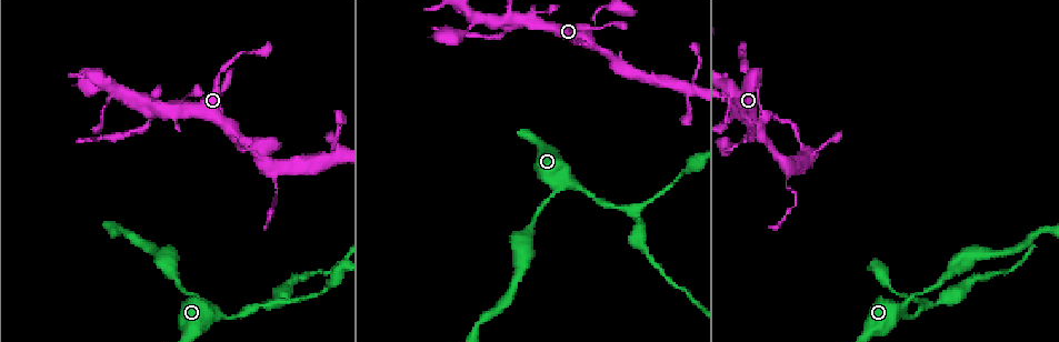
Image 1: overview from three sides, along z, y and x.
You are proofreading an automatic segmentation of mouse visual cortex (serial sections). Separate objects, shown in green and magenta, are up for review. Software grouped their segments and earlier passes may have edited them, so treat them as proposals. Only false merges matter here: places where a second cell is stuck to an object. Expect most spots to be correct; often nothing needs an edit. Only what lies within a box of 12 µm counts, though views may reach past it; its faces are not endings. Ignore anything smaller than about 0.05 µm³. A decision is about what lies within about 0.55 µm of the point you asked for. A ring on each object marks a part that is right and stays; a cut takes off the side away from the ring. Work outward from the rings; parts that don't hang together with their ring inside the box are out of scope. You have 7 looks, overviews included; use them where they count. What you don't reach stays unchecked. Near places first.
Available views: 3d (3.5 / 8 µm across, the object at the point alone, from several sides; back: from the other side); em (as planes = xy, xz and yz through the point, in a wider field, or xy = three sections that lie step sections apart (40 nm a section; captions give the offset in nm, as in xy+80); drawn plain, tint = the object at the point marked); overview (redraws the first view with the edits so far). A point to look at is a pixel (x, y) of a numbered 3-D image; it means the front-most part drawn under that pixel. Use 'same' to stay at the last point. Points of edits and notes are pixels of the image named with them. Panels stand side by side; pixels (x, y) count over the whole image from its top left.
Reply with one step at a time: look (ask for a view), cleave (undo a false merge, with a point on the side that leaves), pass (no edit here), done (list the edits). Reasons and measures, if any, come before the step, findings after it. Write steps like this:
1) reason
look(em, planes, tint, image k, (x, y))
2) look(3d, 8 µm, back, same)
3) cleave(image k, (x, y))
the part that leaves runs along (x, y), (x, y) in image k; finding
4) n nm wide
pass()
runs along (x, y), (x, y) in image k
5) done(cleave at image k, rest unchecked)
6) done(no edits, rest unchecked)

arms part here
look(3d, 8 µm, back, image 1, (270, 306))

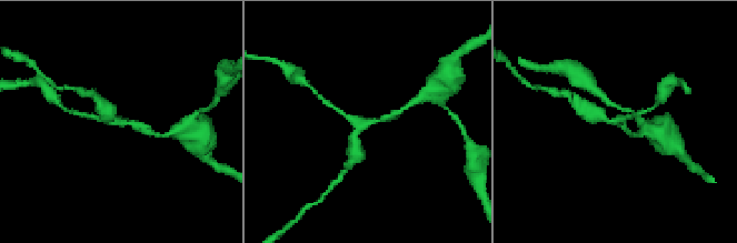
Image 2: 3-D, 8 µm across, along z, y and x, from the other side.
3 arms; arms of 200, 200, 300 nm; shape alone is not enough
look(em, planes, tint, image 2, (364, 125))

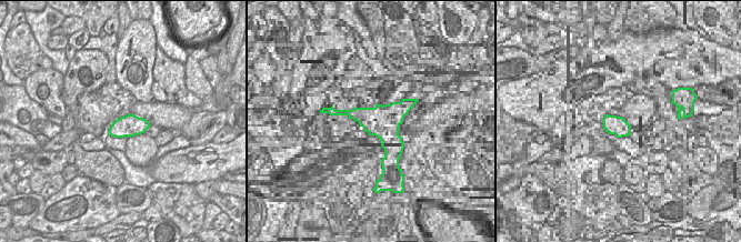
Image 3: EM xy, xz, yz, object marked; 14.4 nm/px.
320 nm wide
pass()
runs along (394, 113), (364, 124), (354, 149) in image 2; one cell here

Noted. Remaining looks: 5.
three-way junction
look(3d, 3.5 µm, back, image 1, (758, 125))

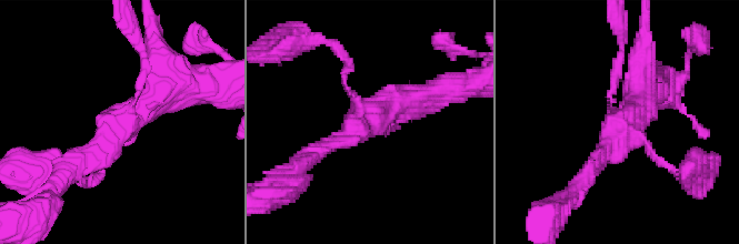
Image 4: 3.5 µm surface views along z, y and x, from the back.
look(em, xy, step 1, tint, image 4, (370, 115))

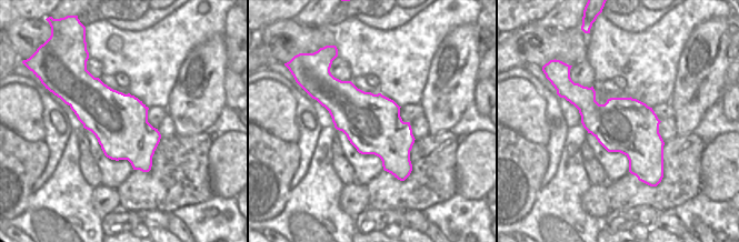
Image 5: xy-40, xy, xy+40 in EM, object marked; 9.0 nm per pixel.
pass()
runs along (160, 68), (160, 89), (68, 166) in image 4; continuous, no second cell

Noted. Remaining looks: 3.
thin neck
look(3d, 3.5 µm, image 1, (735, 92))

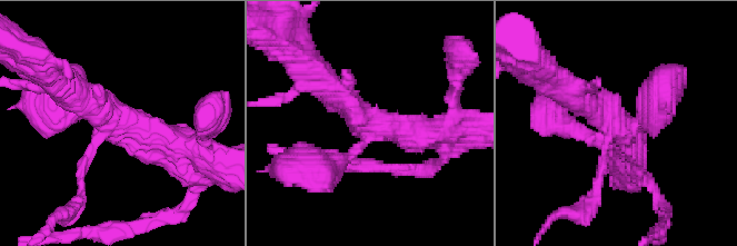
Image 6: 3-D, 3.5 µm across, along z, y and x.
4 arms; arms of 100, 200, 350, 400 nm
look(em, xy, step 1, tint, image 6, (621, 125))

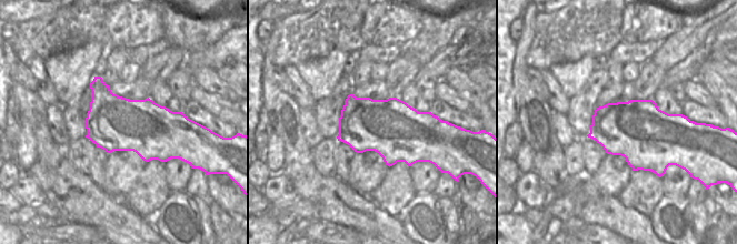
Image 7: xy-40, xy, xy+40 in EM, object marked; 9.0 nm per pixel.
another direction
look(em, xy, step 3, tint, same)

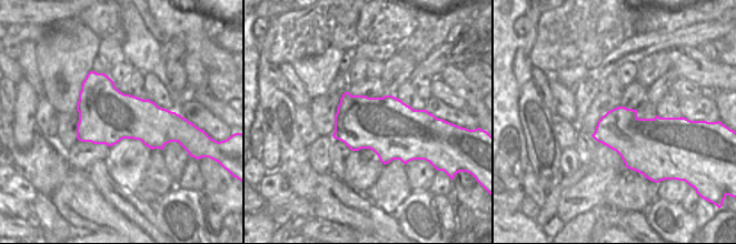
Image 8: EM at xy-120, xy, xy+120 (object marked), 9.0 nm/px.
500 nm wide
pass()
runs along (195, 146), (117, 126), (72, 101) in image 6; all the same cell

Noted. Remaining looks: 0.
done(no edits, rest unchecked)

